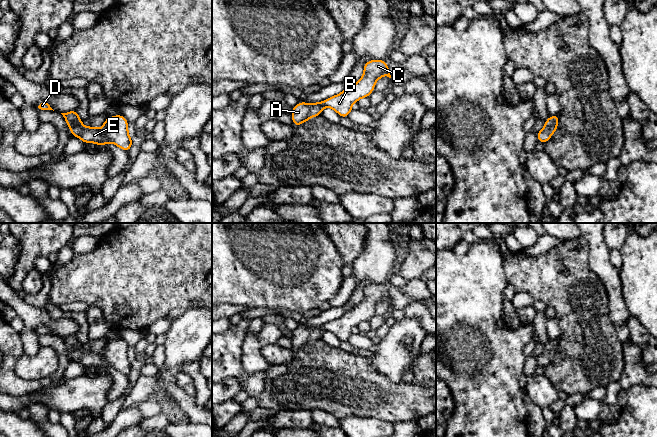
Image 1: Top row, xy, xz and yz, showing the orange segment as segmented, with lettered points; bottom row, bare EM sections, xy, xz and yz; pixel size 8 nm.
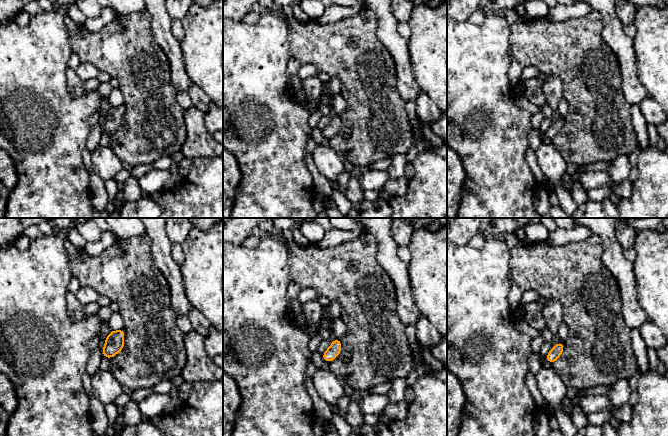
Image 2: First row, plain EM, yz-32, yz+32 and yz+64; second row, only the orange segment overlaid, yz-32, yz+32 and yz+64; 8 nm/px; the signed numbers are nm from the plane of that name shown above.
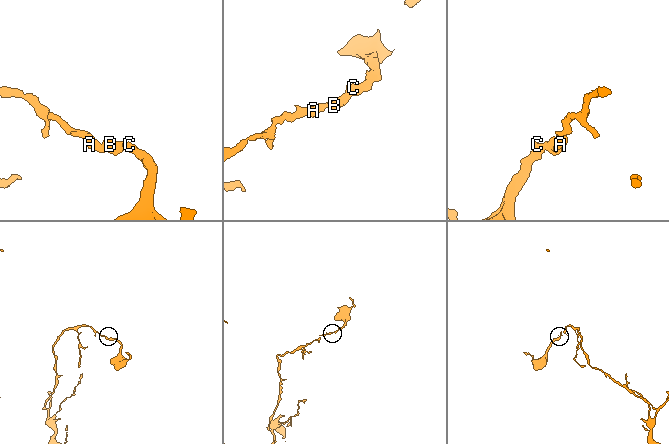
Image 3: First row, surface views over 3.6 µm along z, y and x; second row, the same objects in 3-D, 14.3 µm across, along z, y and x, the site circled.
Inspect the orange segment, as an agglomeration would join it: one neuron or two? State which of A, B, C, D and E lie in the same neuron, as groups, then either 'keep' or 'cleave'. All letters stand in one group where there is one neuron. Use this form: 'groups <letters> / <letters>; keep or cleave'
groups A B C D E; keep

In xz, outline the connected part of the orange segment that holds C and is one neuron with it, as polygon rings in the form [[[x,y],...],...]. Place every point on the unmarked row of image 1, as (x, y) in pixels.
[[[370,284],[363,290],[364,299],[354,309],[344,313],[338,319],[320,327],[299,326],[292,333],[293,349],[296,351],[305,347],[309,342],[321,339],[324,331],[334,333],[342,342],[348,341],[352,328],[360,322],[368,321],[374,314],[376,305],[382,300],[391,302],[389,292],[384,284]]]

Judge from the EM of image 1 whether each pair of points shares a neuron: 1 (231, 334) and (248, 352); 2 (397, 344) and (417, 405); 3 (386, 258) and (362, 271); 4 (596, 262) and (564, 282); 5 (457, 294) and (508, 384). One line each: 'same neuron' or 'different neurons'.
1: different neurons
2: different neurons
3: same neuron
4: different neurons
5: same neuron

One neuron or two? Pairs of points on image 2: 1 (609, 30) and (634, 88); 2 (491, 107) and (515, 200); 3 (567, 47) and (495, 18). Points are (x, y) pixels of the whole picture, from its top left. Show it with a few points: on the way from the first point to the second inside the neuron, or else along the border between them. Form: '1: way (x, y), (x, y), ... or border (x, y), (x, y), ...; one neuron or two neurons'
1: way (621, 44), (626, 55), (629, 74); one neuron
2: way (493, 130), (493, 158), (498, 177); one neuron
3: border (511, 26), (509, 34), (510, 50); two neurons

